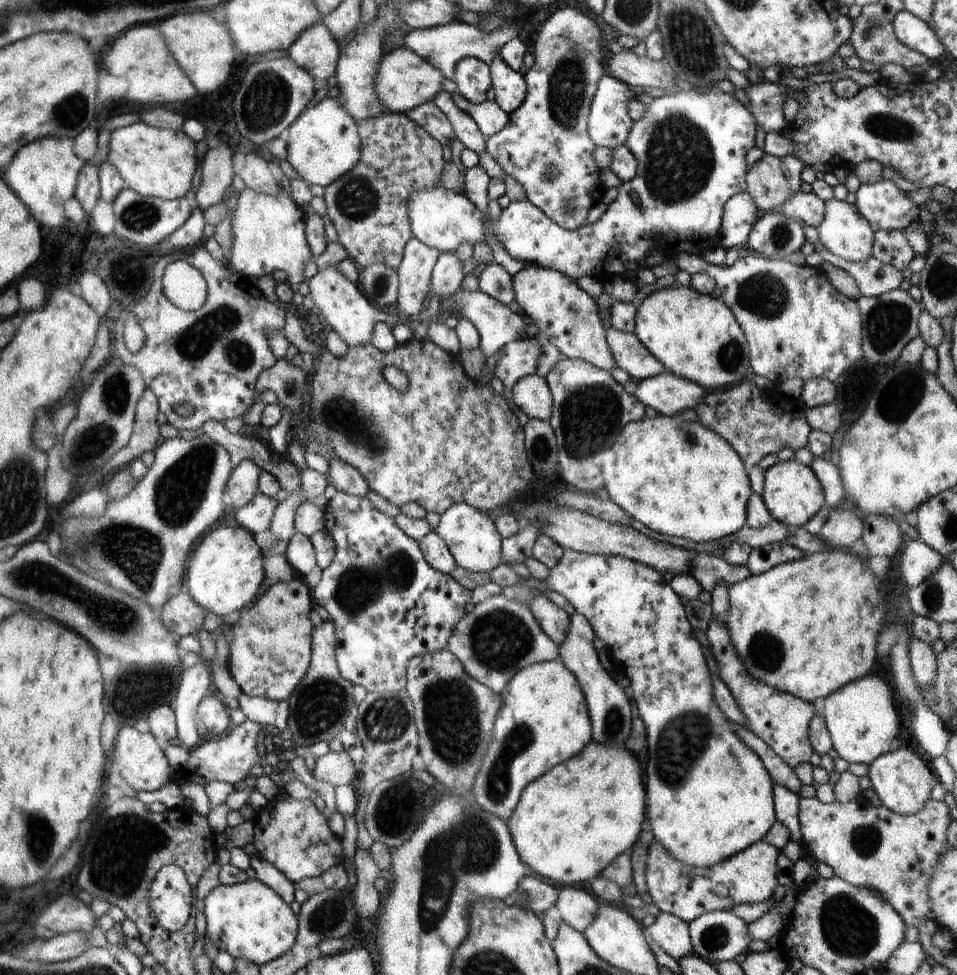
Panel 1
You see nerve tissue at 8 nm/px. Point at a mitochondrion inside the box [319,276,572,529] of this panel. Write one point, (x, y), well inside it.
(343, 418)

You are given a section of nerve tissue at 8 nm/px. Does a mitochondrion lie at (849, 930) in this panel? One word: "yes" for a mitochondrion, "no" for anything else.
yes

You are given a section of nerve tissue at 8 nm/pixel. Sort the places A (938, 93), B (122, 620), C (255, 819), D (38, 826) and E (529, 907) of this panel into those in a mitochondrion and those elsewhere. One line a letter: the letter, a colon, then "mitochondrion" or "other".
A: other
B: mitochondrion
C: other
D: mitochondrion
E: other

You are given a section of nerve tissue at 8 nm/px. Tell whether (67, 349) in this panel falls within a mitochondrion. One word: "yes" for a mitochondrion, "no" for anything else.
no

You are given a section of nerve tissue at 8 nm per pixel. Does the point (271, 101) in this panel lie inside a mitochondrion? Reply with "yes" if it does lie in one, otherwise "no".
yes

